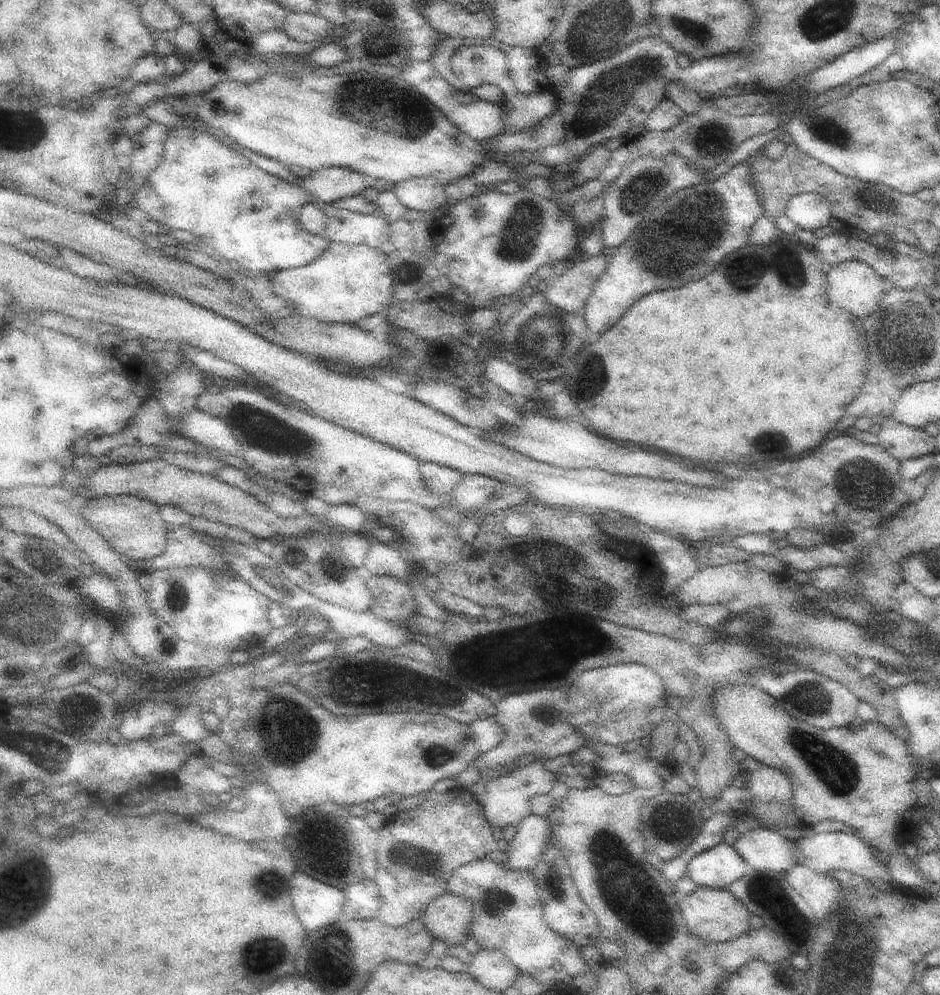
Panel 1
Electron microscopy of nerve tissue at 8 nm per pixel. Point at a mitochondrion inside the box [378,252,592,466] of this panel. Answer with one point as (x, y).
(544, 341)

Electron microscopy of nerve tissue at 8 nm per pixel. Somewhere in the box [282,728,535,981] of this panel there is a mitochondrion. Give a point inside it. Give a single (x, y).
(417, 857)

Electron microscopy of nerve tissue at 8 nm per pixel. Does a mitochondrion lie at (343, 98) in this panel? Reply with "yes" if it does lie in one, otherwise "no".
yes

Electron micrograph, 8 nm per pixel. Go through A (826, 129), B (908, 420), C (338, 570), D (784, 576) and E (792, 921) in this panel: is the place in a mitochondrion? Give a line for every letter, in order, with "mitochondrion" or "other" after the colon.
A: mitochondrion
B: other
C: mitochondrion
D: other
E: mitochondrion

